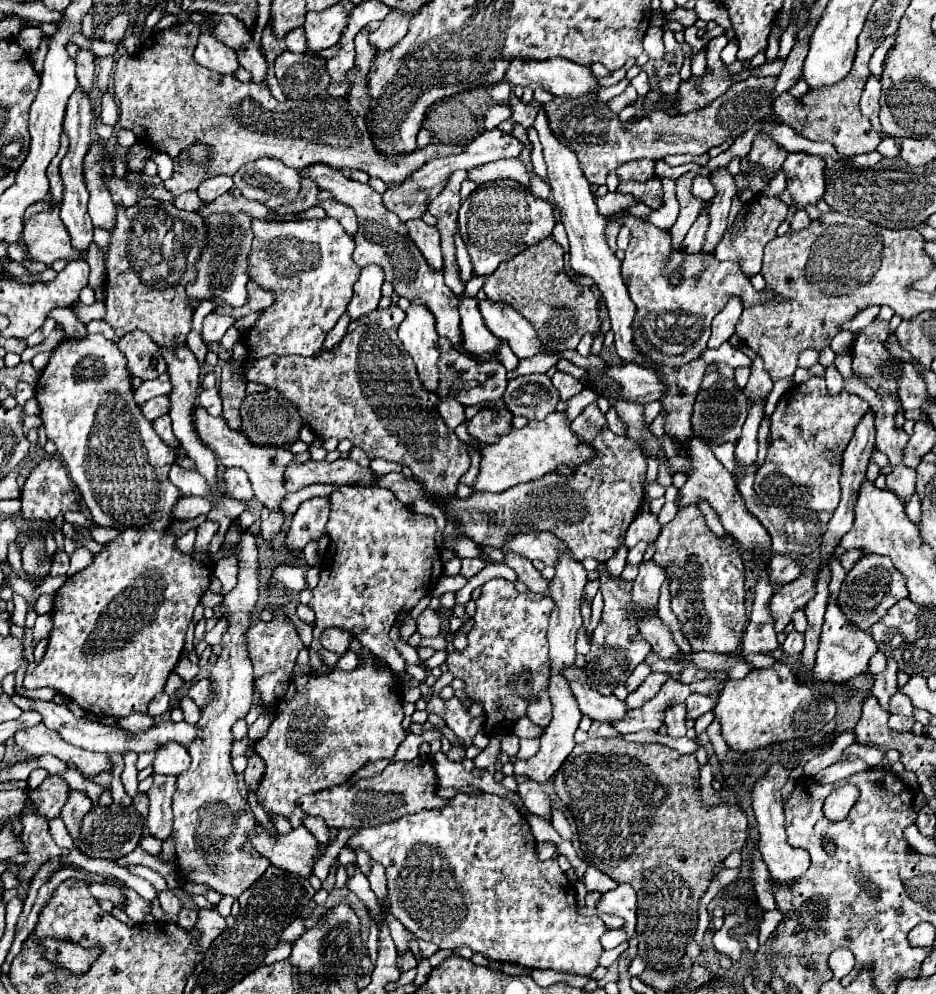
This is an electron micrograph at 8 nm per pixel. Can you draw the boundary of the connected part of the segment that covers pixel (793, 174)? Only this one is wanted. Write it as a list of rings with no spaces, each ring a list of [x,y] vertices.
[[[792,152],[782,164],[786,174],[786,186],[796,202],[798,208],[806,204],[816,204],[824,196],[824,158],[806,154],[806,152]]]

